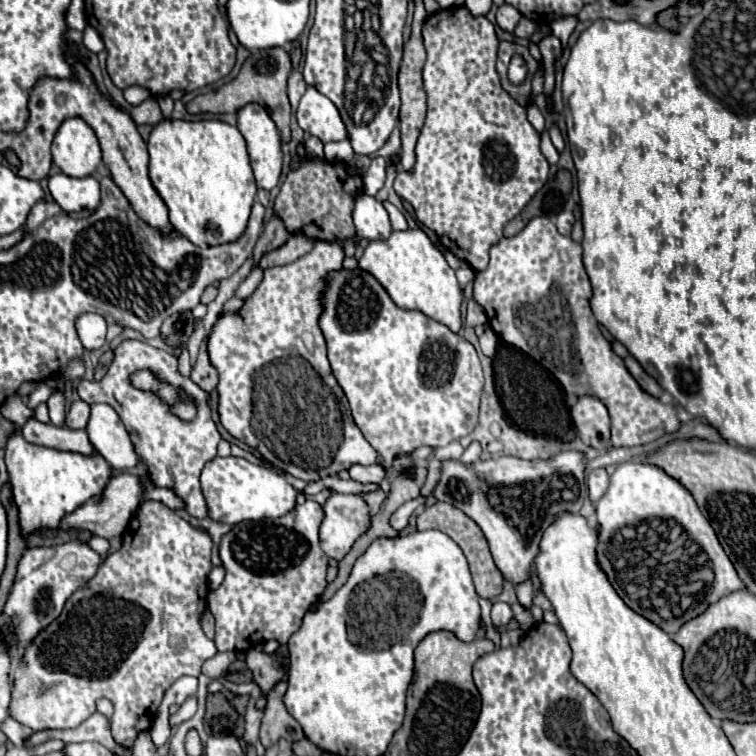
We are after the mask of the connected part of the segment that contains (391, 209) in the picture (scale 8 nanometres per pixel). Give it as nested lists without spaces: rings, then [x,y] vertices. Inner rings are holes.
[[[384,203],[386,211],[390,213],[390,221],[392,221],[392,229],[394,231],[406,231],[406,217],[392,205],[392,203]]]

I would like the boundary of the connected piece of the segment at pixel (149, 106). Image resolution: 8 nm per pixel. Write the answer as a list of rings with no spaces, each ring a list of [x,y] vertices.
[[[146,99],[146,101],[142,101],[140,105],[132,107],[130,117],[134,119],[137,125],[156,125],[164,119],[164,117],[162,117],[162,111],[160,107],[158,107],[158,103],[156,103],[156,99]]]

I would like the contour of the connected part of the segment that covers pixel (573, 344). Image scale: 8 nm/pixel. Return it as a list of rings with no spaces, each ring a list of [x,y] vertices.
[[[534,217],[518,235],[502,237],[502,241],[494,243],[490,249],[488,267],[484,271],[478,271],[474,279],[474,301],[482,305],[490,327],[500,339],[522,349],[526,355],[542,363],[568,393],[590,393],[608,407],[612,419],[612,443],[616,447],[650,443],[664,433],[676,431],[680,427],[680,419],[676,417],[674,405],[664,405],[652,395],[644,393],[624,367],[624,361],[612,351],[610,343],[600,333],[588,305],[590,293],[590,281],[582,265],[582,245],[572,241],[570,237],[560,235],[556,225],[548,217]]]

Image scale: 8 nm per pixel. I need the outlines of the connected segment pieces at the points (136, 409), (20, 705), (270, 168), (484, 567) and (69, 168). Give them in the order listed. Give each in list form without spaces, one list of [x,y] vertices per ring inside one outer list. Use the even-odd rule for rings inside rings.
[[[124,341],[120,347],[116,347],[108,373],[96,383],[82,381],[82,385],[78,385],[78,395],[88,403],[108,403],[126,425],[140,461],[148,465],[148,477],[154,481],[154,485],[172,487],[186,501],[186,511],[190,515],[198,519],[208,517],[206,497],[202,497],[200,487],[200,473],[206,461],[212,461],[216,457],[216,447],[222,437],[210,415],[208,393],[178,373],[178,361],[174,355],[162,349],[154,349],[142,341]],[[138,369],[150,369],[158,381],[178,389],[180,399],[194,399],[194,405],[198,409],[196,417],[192,421],[182,421],[170,411],[170,405],[156,391],[134,387],[130,377],[138,373]]]
[[[144,501],[138,511],[132,515],[130,523],[128,523],[128,529],[124,531],[122,535],[122,547],[108,555],[102,565],[98,567],[98,573],[82,587],[78,589],[64,605],[64,611],[62,615],[50,625],[46,627],[40,637],[26,649],[24,653],[24,659],[22,659],[22,665],[14,671],[14,685],[12,685],[12,703],[10,703],[10,715],[14,719],[18,719],[20,723],[28,725],[30,729],[44,729],[44,727],[50,727],[50,729],[74,729],[78,727],[82,721],[86,721],[94,711],[96,711],[96,699],[100,697],[106,697],[112,701],[114,705],[114,717],[112,717],[112,737],[118,741],[118,743],[124,743],[124,745],[132,745],[136,735],[144,729],[148,729],[154,721],[154,713],[156,709],[160,707],[162,703],[162,697],[164,697],[164,691],[180,677],[184,675],[192,675],[192,677],[198,677],[200,675],[200,667],[206,659],[210,659],[218,649],[214,645],[212,639],[208,639],[202,631],[202,625],[200,625],[200,617],[202,613],[206,611],[206,595],[208,595],[208,573],[212,569],[212,563],[210,563],[210,553],[212,553],[212,537],[208,531],[204,529],[196,529],[192,527],[186,519],[178,517],[176,511],[168,509],[162,501]]]
[[[250,103],[238,111],[238,129],[248,145],[256,185],[260,189],[270,191],[278,185],[282,171],[278,127],[274,125],[274,121],[262,105]]]
[[[434,503],[430,507],[424,509],[424,513],[418,517],[418,529],[420,531],[426,531],[426,529],[438,529],[442,533],[446,533],[450,539],[456,541],[456,545],[462,549],[462,553],[466,555],[468,559],[468,565],[470,565],[470,573],[472,573],[472,579],[474,579],[474,585],[476,585],[476,593],[484,599],[492,599],[496,597],[500,591],[502,591],[502,575],[500,571],[496,569],[494,561],[492,561],[492,555],[488,551],[488,541],[482,533],[482,529],[466,515],[462,513],[460,509],[456,509],[454,505],[450,503]]]
[[[78,117],[66,119],[52,143],[54,163],[70,177],[94,175],[102,163],[100,143],[94,131]]]

